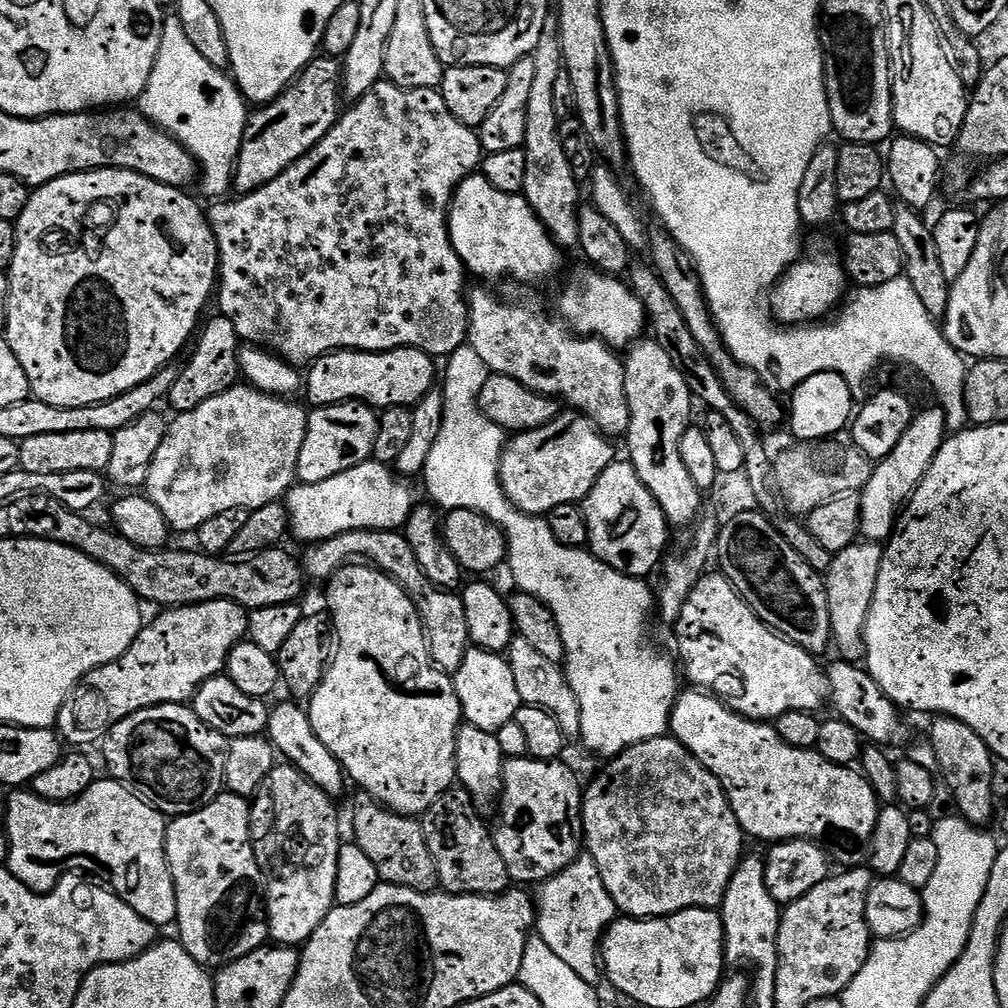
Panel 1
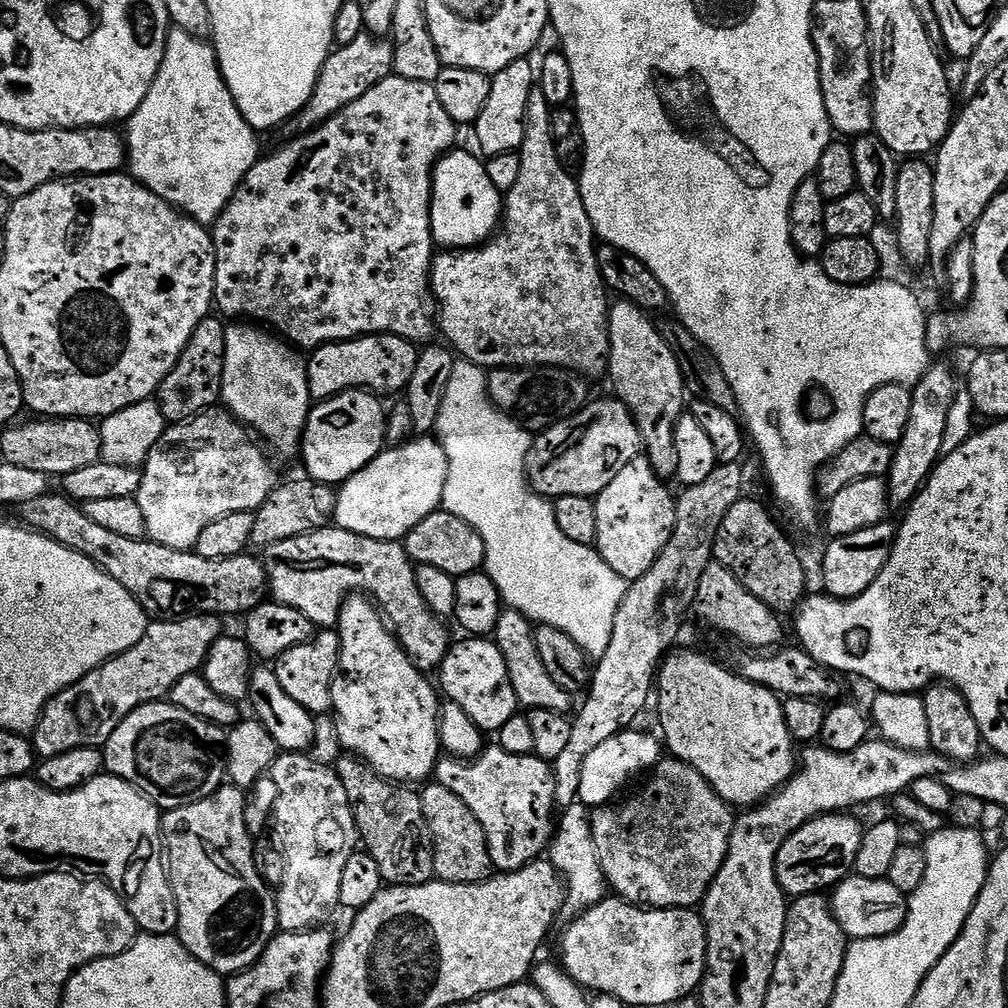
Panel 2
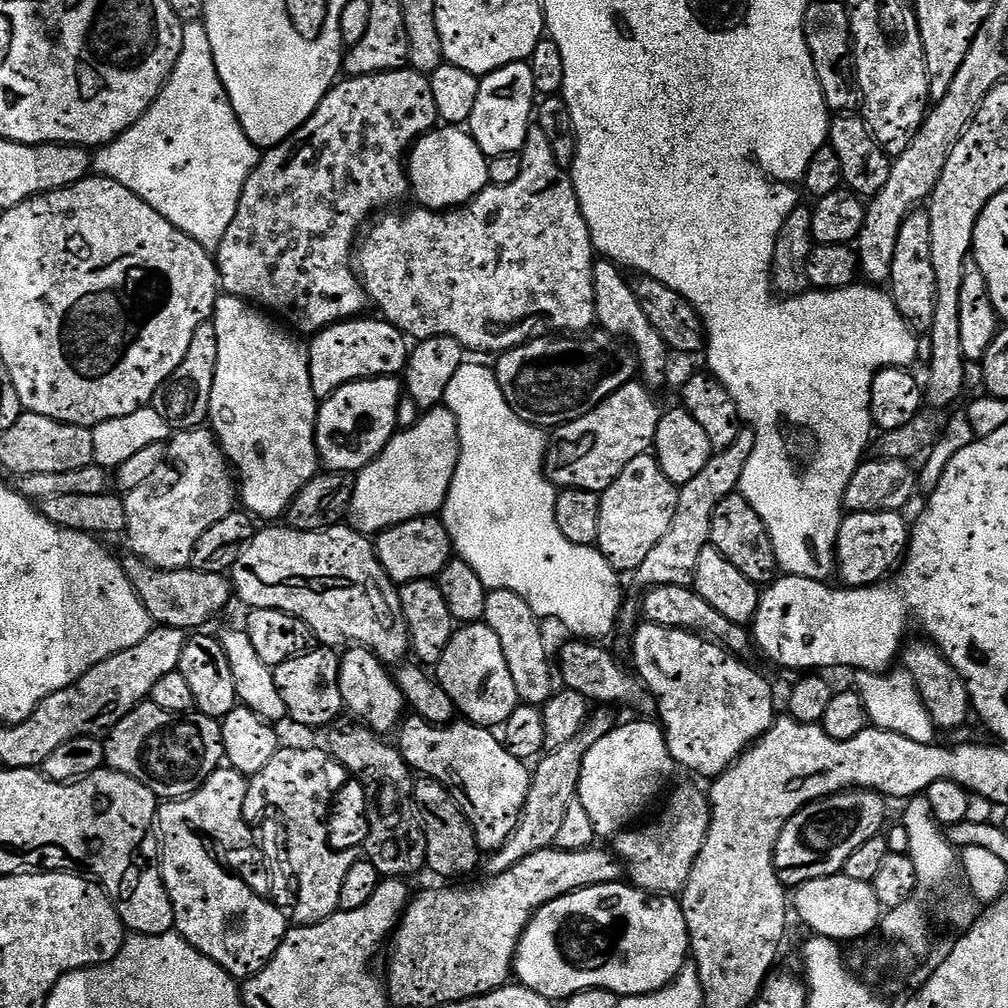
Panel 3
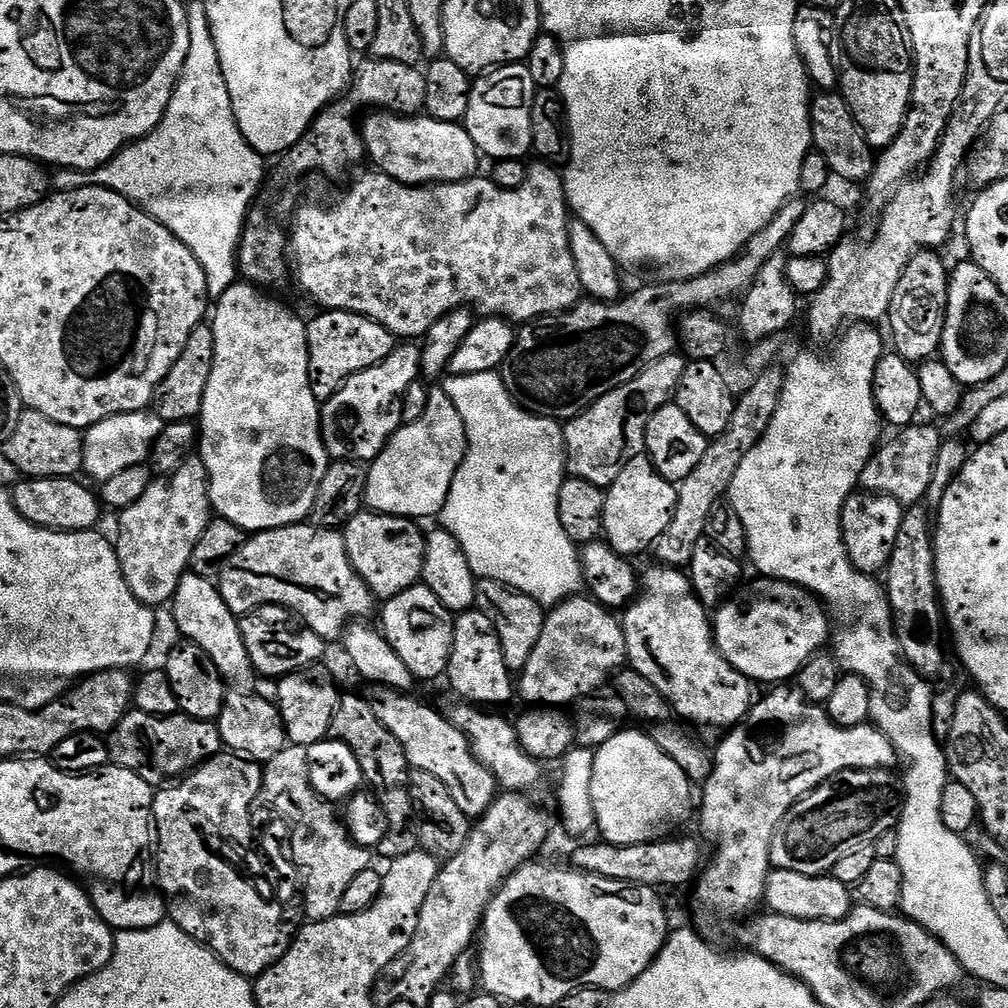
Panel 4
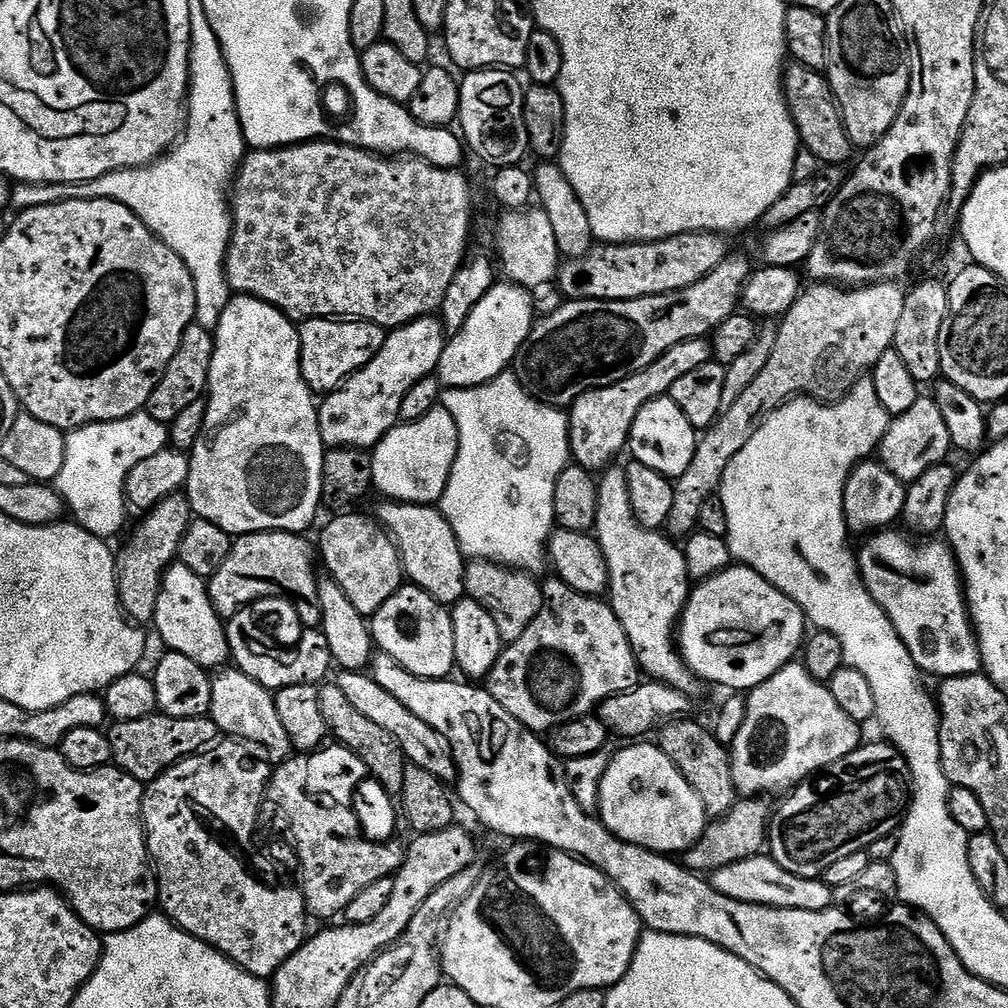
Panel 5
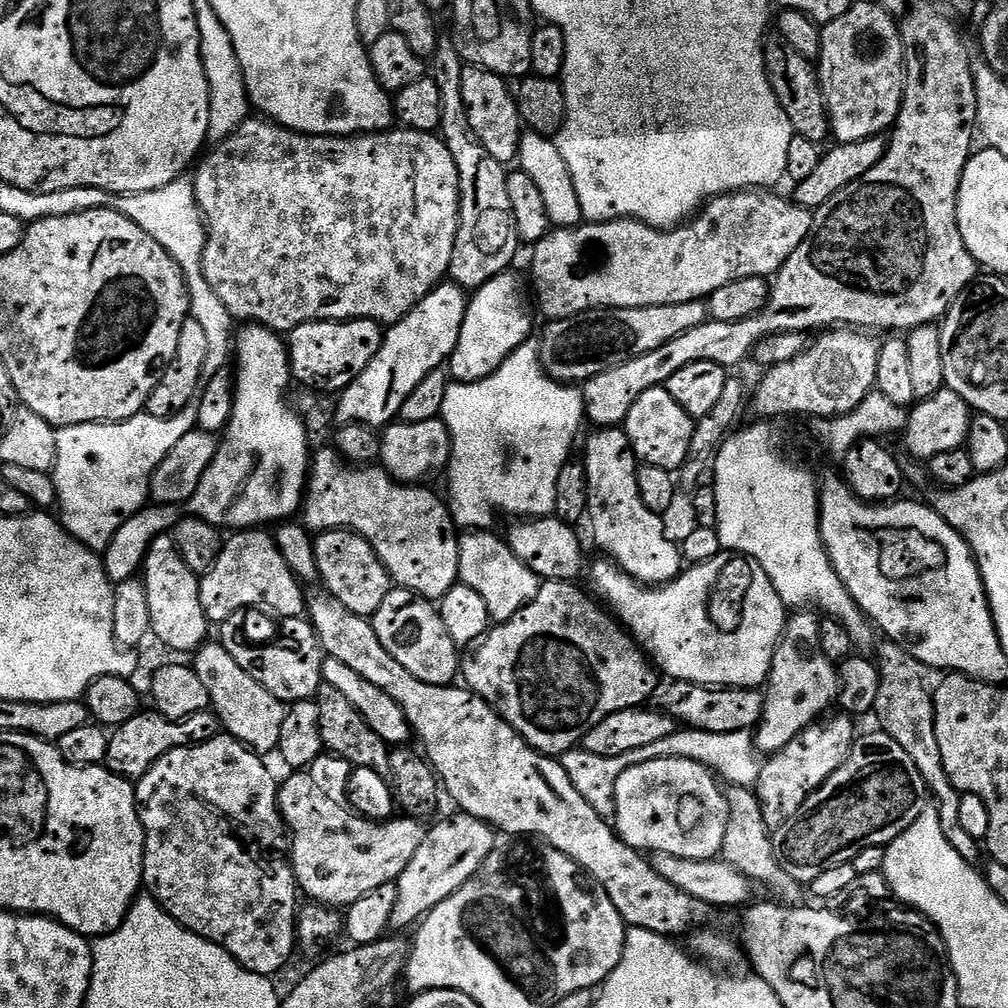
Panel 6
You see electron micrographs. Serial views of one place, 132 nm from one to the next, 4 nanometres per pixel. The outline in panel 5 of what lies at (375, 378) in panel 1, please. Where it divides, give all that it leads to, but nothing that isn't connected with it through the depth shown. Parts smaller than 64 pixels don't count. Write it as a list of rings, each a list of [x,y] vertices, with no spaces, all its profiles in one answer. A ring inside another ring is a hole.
[[[317,318],[305,320],[299,325],[300,365],[302,378],[314,394],[327,394],[336,391],[348,377],[362,370],[372,361],[374,354],[382,350],[385,329],[369,320],[351,318]]]

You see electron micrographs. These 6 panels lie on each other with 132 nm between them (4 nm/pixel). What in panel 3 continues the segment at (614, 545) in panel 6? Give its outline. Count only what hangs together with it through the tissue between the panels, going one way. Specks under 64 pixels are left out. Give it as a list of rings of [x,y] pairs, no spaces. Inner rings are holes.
[[[647,622],[641,623],[634,635],[632,660],[636,663],[635,675],[656,697],[664,739],[679,767],[681,764],[707,778],[720,776],[777,719],[771,686],[728,649],[692,632]]]

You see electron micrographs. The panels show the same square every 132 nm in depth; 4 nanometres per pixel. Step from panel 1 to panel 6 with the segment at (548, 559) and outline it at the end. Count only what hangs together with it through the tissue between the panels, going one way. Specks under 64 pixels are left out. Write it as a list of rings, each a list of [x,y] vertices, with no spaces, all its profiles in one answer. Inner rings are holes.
[[[524,343],[492,374],[469,384],[449,383],[446,402],[440,411],[452,439],[452,456],[448,459],[448,496],[446,503],[453,521],[464,530],[488,530],[492,515],[505,512],[512,518],[539,518],[555,513],[554,490],[558,474],[573,455],[572,443],[585,423],[584,393],[579,387],[552,380],[540,364],[540,350],[535,343]]]

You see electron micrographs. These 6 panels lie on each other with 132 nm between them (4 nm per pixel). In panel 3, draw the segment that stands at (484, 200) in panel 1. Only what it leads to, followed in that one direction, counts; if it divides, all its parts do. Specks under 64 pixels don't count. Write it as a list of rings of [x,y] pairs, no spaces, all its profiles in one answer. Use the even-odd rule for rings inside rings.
[[[437,126],[412,145],[407,157],[408,183],[415,203],[422,208],[451,210],[469,204],[483,188],[489,187],[489,157],[460,126]]]

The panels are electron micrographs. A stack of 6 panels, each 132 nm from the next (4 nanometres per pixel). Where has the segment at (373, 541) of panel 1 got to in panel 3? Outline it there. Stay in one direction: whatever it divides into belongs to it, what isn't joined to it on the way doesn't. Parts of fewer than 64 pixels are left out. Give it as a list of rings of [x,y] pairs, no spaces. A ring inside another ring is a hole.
[[[276,526],[261,527],[257,531],[256,537],[246,546],[246,550],[242,550],[238,562],[234,562],[234,566],[230,569],[230,583],[234,589],[234,596],[237,601],[240,599],[242,603],[248,604],[247,607],[249,609],[269,608],[270,610],[282,610],[286,614],[297,616],[302,622],[306,622],[306,626],[312,631],[313,637],[323,647],[333,650],[344,650],[349,646],[368,648],[378,659],[384,661],[389,666],[399,666],[409,659],[412,634],[408,631],[408,619],[404,617],[404,607],[400,601],[400,588],[388,577],[384,563],[376,555],[375,543],[365,533],[355,532],[350,526],[327,528],[321,532],[300,532],[296,528],[287,526],[281,526],[281,528],[272,527]]]

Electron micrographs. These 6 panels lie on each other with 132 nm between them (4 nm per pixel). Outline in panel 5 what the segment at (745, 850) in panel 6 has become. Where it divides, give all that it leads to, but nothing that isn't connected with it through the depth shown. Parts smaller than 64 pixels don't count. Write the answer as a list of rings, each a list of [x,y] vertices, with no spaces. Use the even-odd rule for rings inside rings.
[[[681,718],[671,720],[659,729],[658,747],[674,766],[694,786],[694,794],[702,798],[702,806],[708,812],[709,817],[719,818],[728,815],[736,807],[738,793],[734,786],[734,770],[732,769],[732,753],[716,737],[715,731],[703,728],[693,718]]]

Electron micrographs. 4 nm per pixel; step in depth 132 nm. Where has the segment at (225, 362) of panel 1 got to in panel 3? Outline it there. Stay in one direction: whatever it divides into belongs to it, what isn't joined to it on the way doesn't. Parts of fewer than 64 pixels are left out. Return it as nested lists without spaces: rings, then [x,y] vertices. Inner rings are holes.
[[[209,322],[194,330],[194,339],[186,350],[186,358],[178,362],[174,374],[170,374],[168,381],[152,395],[151,407],[162,414],[169,429],[203,428],[208,424],[210,390],[214,390],[214,370],[218,370],[218,330],[215,323]]]

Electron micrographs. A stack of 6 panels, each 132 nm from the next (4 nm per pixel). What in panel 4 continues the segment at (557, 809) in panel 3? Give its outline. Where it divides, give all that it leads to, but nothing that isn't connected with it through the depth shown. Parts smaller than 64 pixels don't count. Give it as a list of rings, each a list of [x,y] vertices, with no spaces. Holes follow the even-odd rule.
[[[507,791],[473,823],[472,833],[458,854],[443,861],[433,886],[422,905],[417,932],[410,946],[388,969],[387,979],[396,980],[396,992],[412,1004],[427,1005],[428,999],[441,987],[460,957],[477,939],[484,911],[498,889],[526,863],[535,861],[540,847],[552,832],[554,816],[539,808],[529,797]]]

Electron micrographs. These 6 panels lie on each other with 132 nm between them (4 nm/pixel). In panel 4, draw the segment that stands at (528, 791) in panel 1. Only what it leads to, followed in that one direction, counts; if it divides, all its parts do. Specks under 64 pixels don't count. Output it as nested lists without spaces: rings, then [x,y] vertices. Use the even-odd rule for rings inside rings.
[[[372,686],[367,690],[369,692],[366,692],[366,698],[370,702],[370,710],[374,710],[378,722],[382,722],[382,726],[386,726],[386,730],[390,730],[390,734],[394,734],[394,738],[398,738],[402,750],[406,750],[409,765],[415,770],[426,770],[426,774],[434,774],[434,778],[440,779],[446,786],[446,790],[450,790],[450,798],[454,798],[454,802],[458,802],[458,810],[462,810],[462,814],[466,814],[469,818],[483,816],[484,812],[496,801],[498,795],[496,775],[485,764],[476,760],[476,755],[468,746],[466,734],[462,730],[458,730],[458,726],[454,726],[445,713],[443,716],[442,713],[435,712],[430,705],[415,700],[415,695],[383,686]]]

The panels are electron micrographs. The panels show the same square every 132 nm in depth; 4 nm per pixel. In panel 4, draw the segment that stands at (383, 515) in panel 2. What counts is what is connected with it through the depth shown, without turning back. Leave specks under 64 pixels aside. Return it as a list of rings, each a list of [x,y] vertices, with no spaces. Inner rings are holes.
[[[443,387],[431,389],[426,414],[418,422],[410,422],[396,429],[388,445],[376,455],[368,468],[365,505],[371,511],[421,518],[443,513],[450,486],[468,449],[466,426],[462,414],[450,402]]]

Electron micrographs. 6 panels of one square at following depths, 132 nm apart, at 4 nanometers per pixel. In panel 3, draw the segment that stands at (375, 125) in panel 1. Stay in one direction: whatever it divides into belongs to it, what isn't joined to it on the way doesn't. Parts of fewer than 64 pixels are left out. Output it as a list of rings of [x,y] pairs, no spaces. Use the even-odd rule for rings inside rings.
[[[402,67],[397,72],[379,72],[373,76],[349,76],[333,84],[322,98],[322,102],[314,110],[311,118],[290,138],[286,138],[282,143],[267,149],[260,157],[260,165],[252,171],[250,178],[244,183],[242,198],[238,202],[238,210],[234,214],[234,222],[230,222],[226,234],[222,234],[222,242],[214,249],[216,269],[220,272],[221,289],[227,295],[236,296],[239,300],[247,300],[249,304],[275,314],[281,321],[289,320],[293,324],[291,327],[297,333],[315,334],[332,324],[340,324],[343,320],[357,319],[363,313],[360,311],[366,306],[369,307],[370,304],[368,293],[364,291],[364,285],[361,284],[360,277],[354,267],[354,249],[357,247],[358,237],[365,225],[369,223],[368,215],[371,212],[377,211],[376,213],[379,213],[389,206],[396,206],[396,203],[404,195],[406,197],[409,195],[410,185],[408,183],[406,157],[412,145],[421,136],[437,127],[437,124],[438,106],[434,102],[432,81],[425,73],[414,72],[411,67]]]

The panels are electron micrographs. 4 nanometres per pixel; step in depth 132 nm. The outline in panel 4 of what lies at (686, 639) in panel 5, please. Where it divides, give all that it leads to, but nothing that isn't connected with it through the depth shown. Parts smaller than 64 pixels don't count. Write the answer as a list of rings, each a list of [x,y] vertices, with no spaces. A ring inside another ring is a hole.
[[[756,578],[752,584],[752,601],[748,604],[748,596],[743,590],[737,591],[735,595],[719,605],[714,612],[714,635],[716,648],[744,676],[753,682],[776,686],[781,682],[797,675],[800,667],[821,651],[824,643],[829,643],[830,628],[828,632],[829,613],[825,605],[817,597],[813,596],[804,588],[796,584],[787,584],[784,580],[773,580],[771,578]]]

